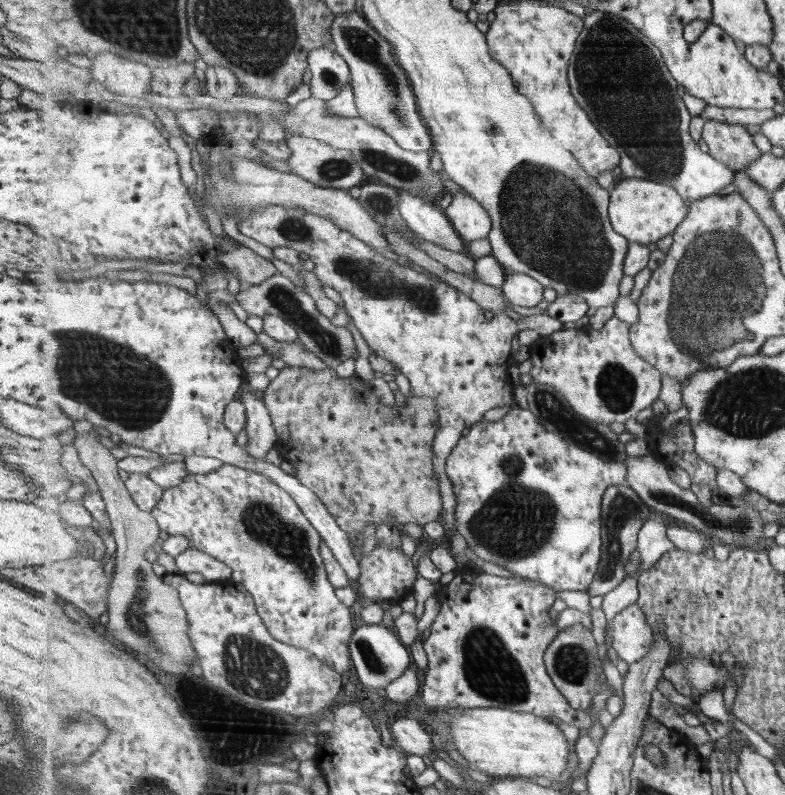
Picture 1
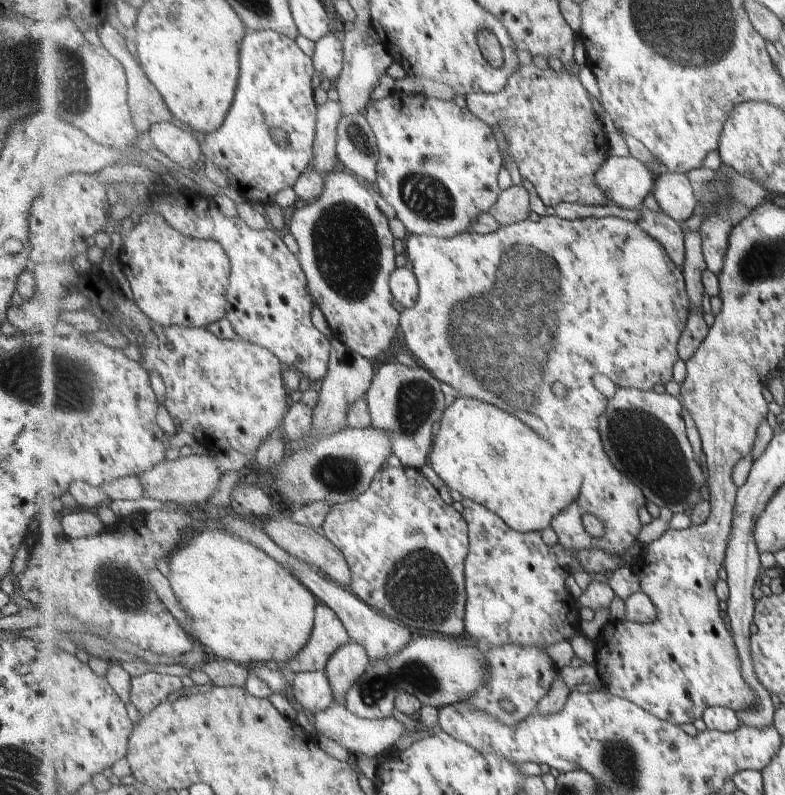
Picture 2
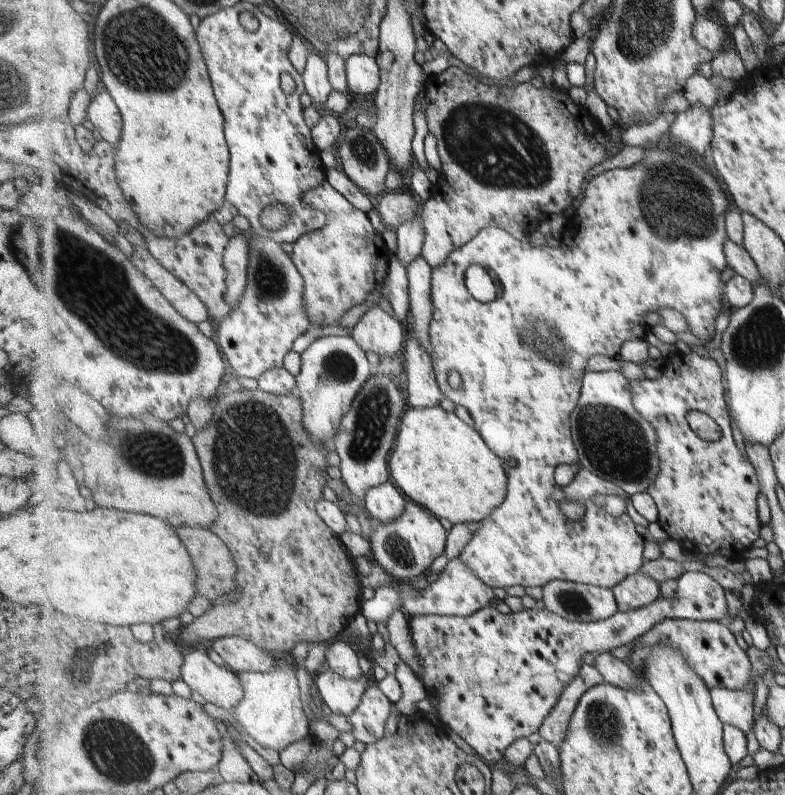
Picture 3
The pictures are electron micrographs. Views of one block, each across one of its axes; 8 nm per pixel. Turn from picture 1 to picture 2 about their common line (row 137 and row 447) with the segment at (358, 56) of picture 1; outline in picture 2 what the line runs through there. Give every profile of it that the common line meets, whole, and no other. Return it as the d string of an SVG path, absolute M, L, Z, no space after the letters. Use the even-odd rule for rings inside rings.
M398 361L387 362L377 367L375 378L365 399L368 401L373 418L371 428L387 432L393 438L391 440L393 452L401 460L403 466L419 470L421 466L425 466L430 461L431 449L434 446L433 428L435 428L435 422L440 422L447 408L445 407L445 396L441 392L441 381L420 364L409 367Z

